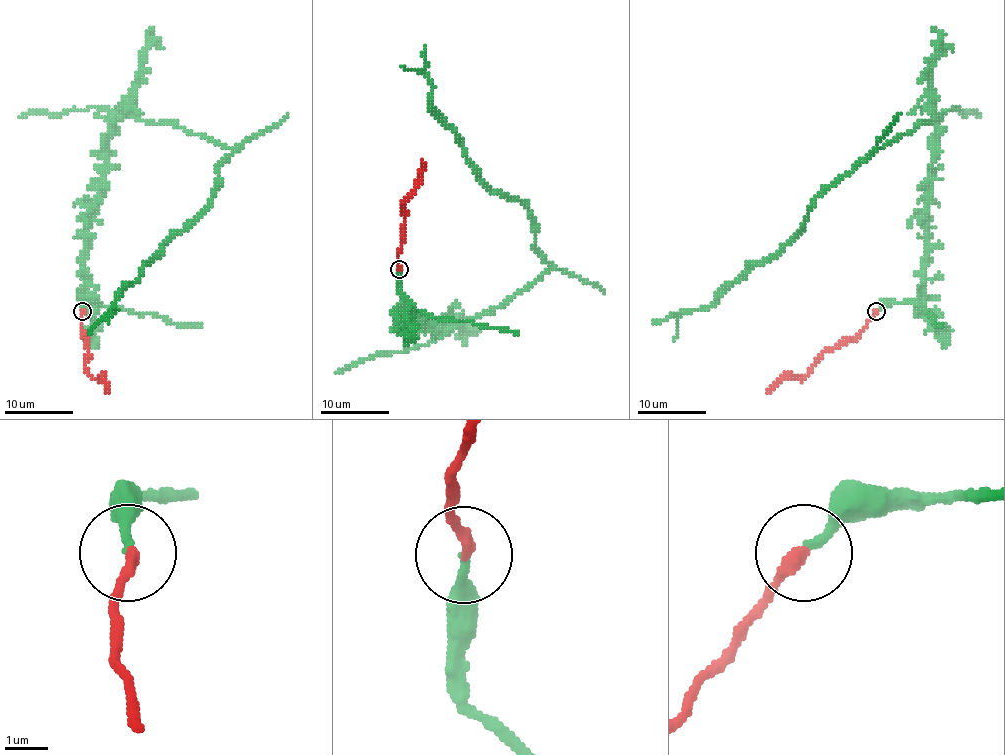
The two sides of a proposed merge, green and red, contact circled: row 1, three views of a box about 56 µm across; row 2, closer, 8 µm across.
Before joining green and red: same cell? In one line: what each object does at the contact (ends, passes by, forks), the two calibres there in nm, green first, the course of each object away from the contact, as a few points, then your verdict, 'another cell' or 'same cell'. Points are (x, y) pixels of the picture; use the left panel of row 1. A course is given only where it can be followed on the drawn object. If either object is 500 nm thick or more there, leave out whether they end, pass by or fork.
green ends | red ends | 190/280 nm | green via (82, 311), (97, 300), (87, 290), (85, 230), (109, 130), (132, 113), (230, 149), (206, 207), (85, 340) | red via (82, 311), (80, 330), (87, 348), (85, 369), (94, 378), (102, 378), (108, 385), (106, 392) | same cell

